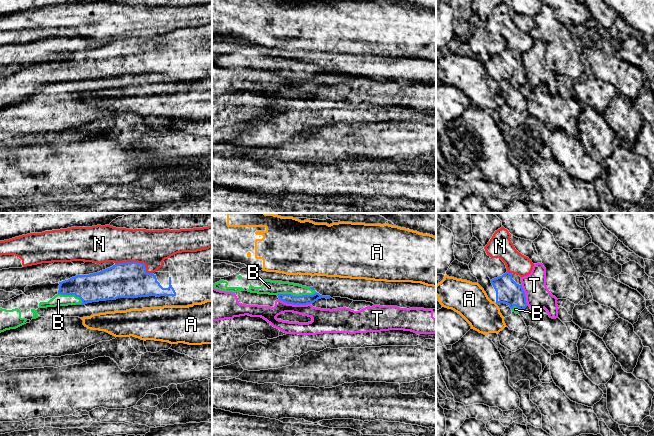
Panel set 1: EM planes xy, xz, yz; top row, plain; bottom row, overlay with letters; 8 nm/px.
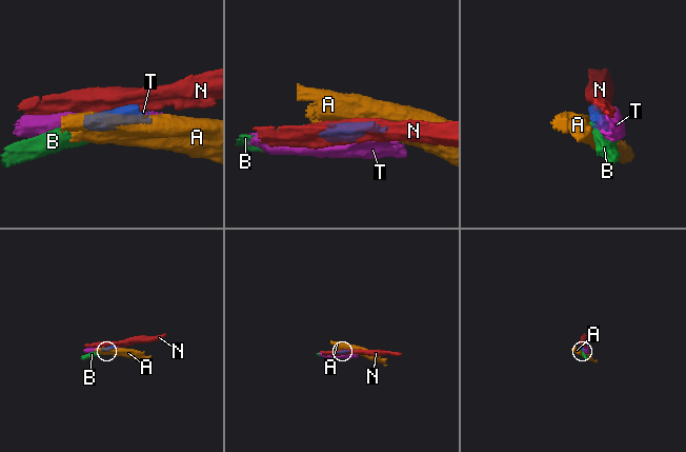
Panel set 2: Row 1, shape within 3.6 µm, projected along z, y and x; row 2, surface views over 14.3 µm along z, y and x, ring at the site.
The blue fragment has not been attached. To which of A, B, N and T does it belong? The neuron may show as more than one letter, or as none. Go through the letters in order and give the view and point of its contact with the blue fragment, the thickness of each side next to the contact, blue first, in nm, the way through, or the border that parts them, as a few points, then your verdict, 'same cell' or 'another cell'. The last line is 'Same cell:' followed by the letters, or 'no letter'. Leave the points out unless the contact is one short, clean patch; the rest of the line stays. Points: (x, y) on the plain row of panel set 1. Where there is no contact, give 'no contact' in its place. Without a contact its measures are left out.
A: no contact | another cell
B: xz (296, 72) | 80/110 nm | across xz (287, 74), (289, 72), (296, 72), (282, 65), (269, 63) | same cell
N: xy (136, 38) | 280/280 nm | another cell
T: xz (294, 80) | 80/160 nm | another cell
Same cell: B

